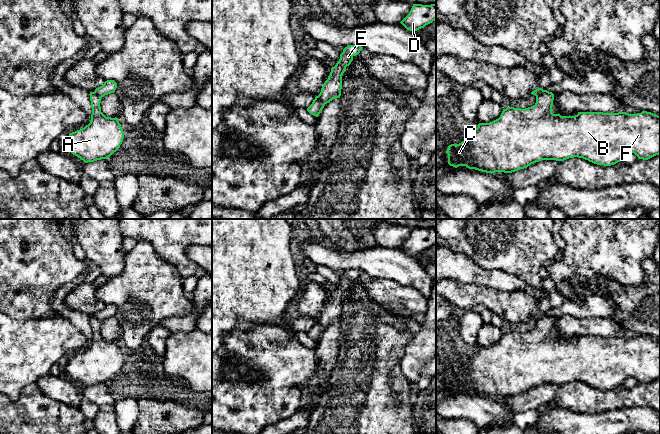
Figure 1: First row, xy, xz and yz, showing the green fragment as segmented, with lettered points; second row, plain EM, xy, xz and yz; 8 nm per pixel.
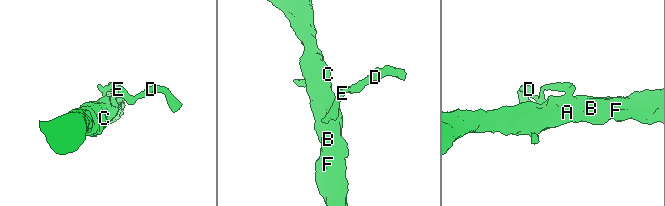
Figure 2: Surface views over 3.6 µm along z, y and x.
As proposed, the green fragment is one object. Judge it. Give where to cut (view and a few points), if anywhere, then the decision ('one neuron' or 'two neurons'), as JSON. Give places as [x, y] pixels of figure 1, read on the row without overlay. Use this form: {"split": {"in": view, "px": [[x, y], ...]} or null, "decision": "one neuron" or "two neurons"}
{"split": {"in": "yz", "px": [[546, 314], [536, 321]]}, "decision": "two neurons"}

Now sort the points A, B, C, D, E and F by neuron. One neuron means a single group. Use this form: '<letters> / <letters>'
A B C F / D E

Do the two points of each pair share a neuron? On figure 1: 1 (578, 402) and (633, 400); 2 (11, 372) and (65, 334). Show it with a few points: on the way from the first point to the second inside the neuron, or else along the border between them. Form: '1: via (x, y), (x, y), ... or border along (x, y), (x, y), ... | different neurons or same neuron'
1: via (592, 400), (619, 400) | same neuron
2: via (24, 359), (40, 343), (52, 338) | same neuron

